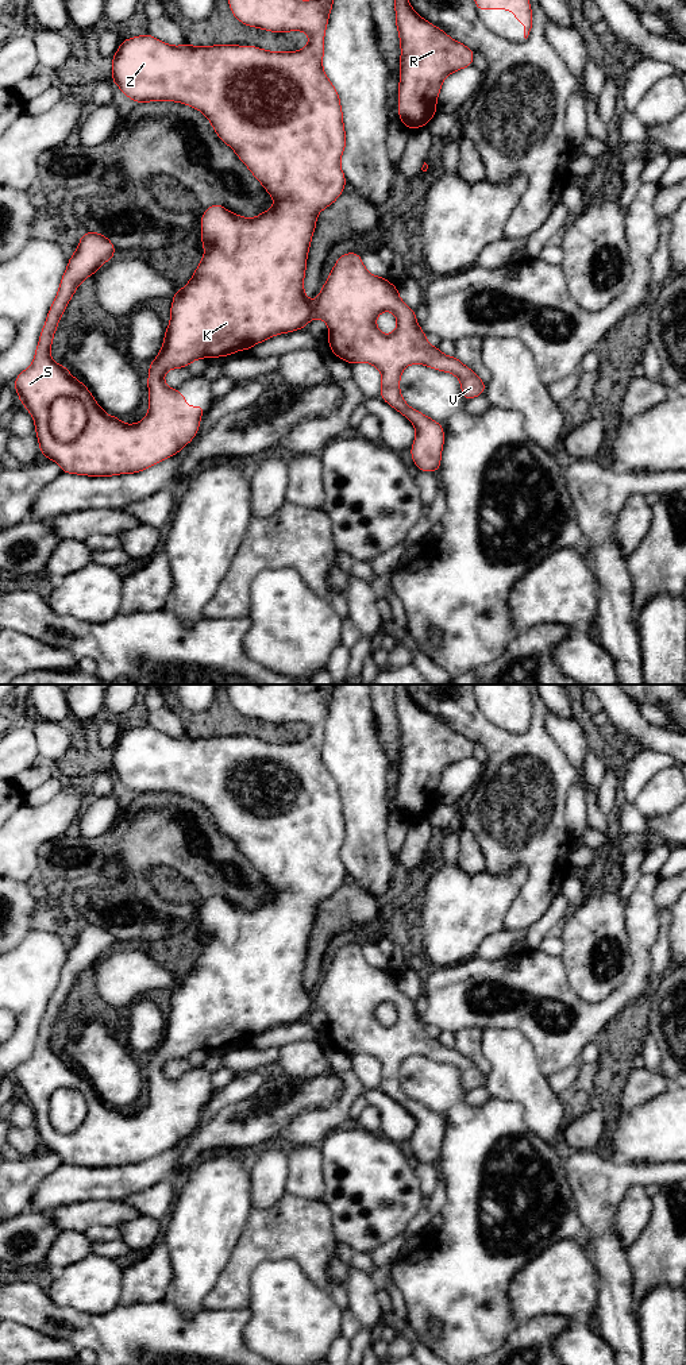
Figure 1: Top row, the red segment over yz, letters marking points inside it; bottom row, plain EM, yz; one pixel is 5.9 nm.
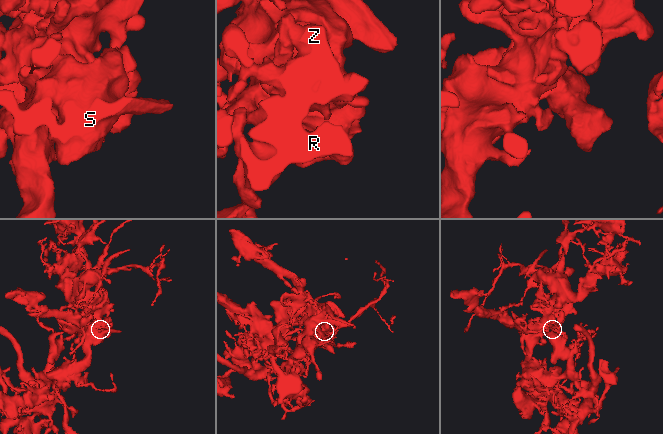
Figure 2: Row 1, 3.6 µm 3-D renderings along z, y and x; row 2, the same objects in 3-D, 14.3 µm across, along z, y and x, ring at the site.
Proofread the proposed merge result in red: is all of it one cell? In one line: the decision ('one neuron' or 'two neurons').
one neuron

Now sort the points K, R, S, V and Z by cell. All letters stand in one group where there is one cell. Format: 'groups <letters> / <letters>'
groups K R S V Z

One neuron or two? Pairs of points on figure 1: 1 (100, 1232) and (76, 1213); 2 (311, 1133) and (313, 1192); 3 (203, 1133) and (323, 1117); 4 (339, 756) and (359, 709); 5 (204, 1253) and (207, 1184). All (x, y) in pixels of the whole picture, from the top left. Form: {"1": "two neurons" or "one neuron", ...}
{"1": "two neurons", "2": "two neurons", "3": "two neurons", "4": "one neuron", "5": "one neuron"}

